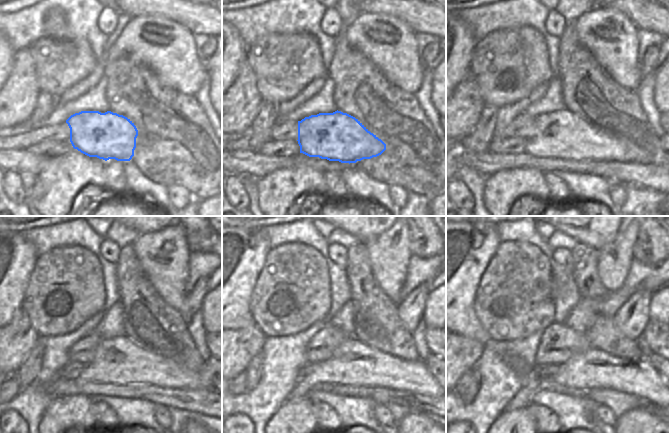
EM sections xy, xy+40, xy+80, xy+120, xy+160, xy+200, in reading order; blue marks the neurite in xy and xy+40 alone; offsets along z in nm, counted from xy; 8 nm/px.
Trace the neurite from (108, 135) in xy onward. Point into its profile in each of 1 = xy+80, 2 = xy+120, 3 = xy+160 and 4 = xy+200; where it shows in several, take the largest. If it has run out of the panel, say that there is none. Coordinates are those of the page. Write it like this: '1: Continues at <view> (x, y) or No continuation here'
1: Continues at xy+80 (562, 134)
2: Continues at xy+120 (118, 360)
3: Continues at xy+160 (352, 363)
4: Continues at xy+200 (591, 369).

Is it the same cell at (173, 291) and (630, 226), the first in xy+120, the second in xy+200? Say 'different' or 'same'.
same

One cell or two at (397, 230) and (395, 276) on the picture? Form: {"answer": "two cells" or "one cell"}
{"answer": "one cell"}

